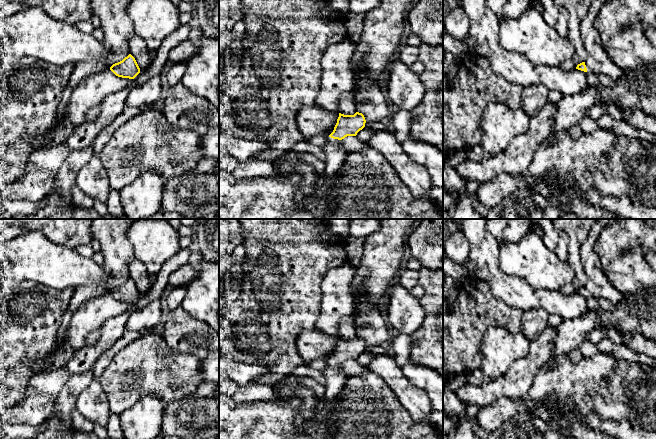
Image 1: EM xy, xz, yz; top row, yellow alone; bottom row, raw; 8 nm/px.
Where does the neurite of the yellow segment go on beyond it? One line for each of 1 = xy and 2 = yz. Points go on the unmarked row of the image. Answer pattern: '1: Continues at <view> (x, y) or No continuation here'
1: No continuation here
2: Continues at yz (597, 285)

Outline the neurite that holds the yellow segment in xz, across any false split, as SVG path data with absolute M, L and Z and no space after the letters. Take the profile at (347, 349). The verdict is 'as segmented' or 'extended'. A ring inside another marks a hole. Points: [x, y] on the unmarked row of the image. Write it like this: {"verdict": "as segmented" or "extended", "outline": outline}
{"verdict": "extended", "outline": "M356 336L354 339L339 337L333 356L327 360L326 367L321 370L325 379L324 398L330 401L337 397L349 377L342 370L341 364L347 360L356 360L365 351L365 347L366 344L362 337Z"}

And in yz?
{"verdict": "extended", "outline": "M601 222L593 224L588 239L580 249L580 260L586 275L585 284L578 288L576 293L595 298L604 298L613 304L619 303L624 294L619 292L608 280L601 267L599 257L594 251L595 243L601 234L604 226Z"}

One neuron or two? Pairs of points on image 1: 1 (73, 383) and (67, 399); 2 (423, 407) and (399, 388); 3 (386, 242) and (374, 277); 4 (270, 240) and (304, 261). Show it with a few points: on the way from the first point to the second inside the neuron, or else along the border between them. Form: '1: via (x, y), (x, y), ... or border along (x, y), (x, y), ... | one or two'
1: via (72, 387), (67, 392), (67, 395) | one
2: via (417, 403), (405, 391) | one
3: via (383, 251), (379, 268) | one
4: via (278, 248), (289, 259), (296, 259) | one

